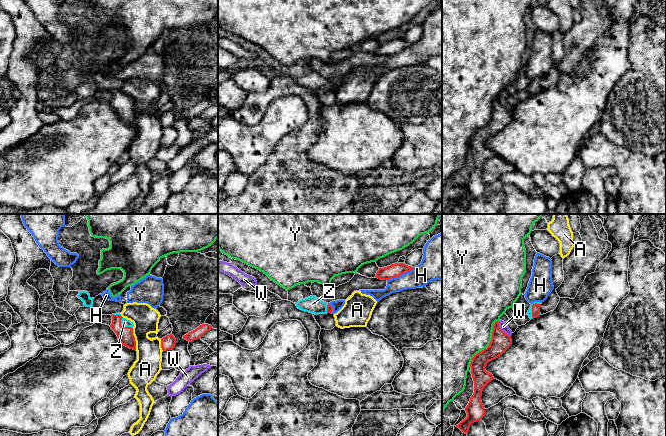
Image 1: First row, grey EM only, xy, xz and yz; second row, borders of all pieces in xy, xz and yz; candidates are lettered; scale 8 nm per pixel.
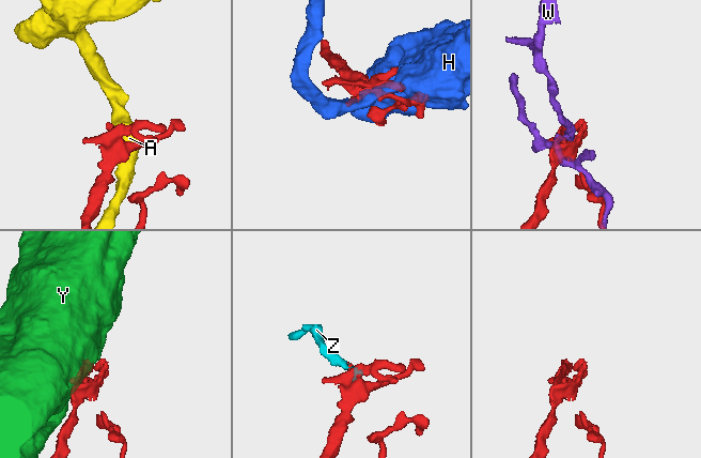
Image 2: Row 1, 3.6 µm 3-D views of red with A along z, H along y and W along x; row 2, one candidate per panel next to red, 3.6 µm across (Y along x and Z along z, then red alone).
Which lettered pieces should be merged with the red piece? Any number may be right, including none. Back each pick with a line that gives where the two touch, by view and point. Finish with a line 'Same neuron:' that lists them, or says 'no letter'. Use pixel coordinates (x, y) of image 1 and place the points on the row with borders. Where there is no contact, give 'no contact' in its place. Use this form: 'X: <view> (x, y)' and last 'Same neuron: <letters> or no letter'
Z: yz (532, 307)
Same neuron: Z

